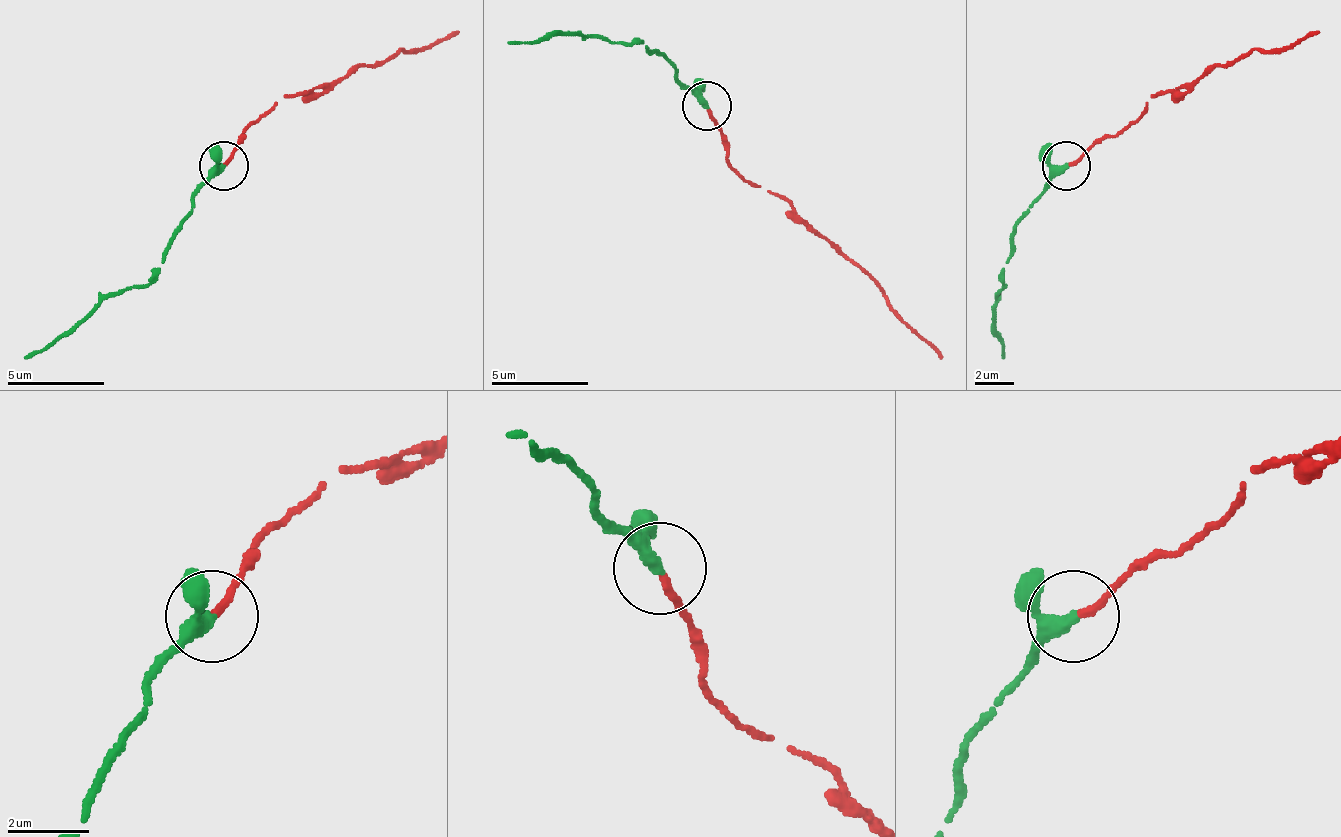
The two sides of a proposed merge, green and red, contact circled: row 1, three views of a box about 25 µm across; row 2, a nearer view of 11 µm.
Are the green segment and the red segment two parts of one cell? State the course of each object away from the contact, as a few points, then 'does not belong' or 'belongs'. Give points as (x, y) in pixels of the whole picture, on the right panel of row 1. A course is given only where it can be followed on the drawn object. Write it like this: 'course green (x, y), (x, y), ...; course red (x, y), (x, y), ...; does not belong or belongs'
course green (1065, 164), (1016, 227), (1002, 271), (1002, 286), (997, 291), (1002, 359); course red (1070, 164), (1118, 135), (1148, 101), (1187, 91), (1250, 47), (1279, 52), (1318, 33); belongs

